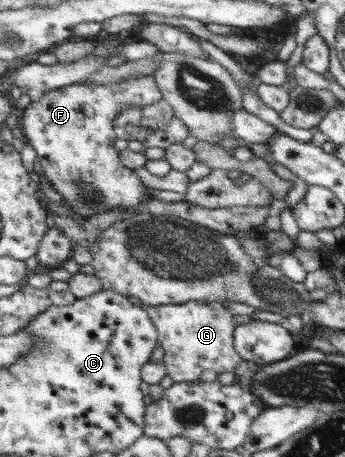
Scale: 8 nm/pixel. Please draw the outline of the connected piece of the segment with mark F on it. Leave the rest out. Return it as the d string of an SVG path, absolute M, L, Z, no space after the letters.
M150 76L121 80L102 86L84 86L80 83L44 93L39 101L31 103L20 114L20 125L26 140L35 148L46 178L54 189L66 199L64 203L72 207L74 213L78 213L88 220L96 213L106 213L107 209L116 209L116 207L118 209L122 207L125 212L132 211L140 203L145 203L153 197L148 186L144 186L138 178L136 171L118 161L118 153L112 147L112 143L116 141L113 123L122 108L126 108L130 104L146 106L158 102L160 98L161 91L157 87L156 81L152 80Z

